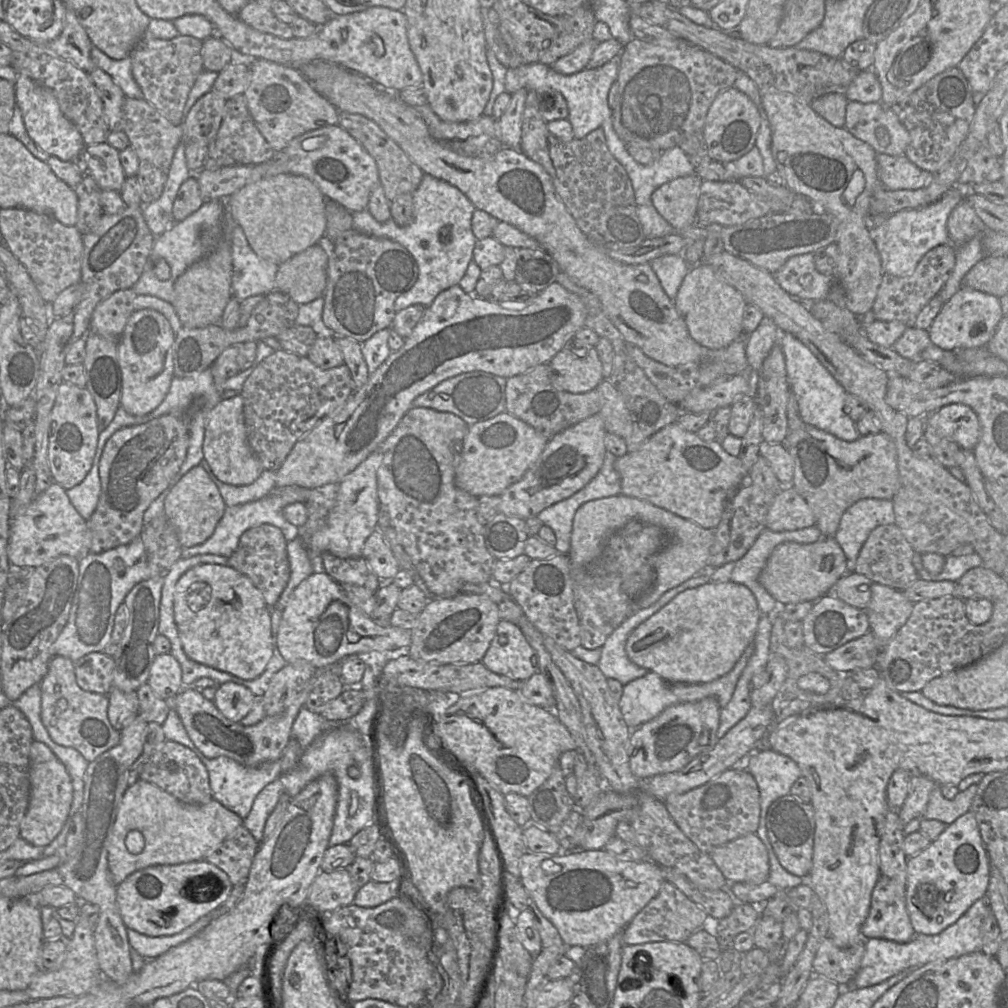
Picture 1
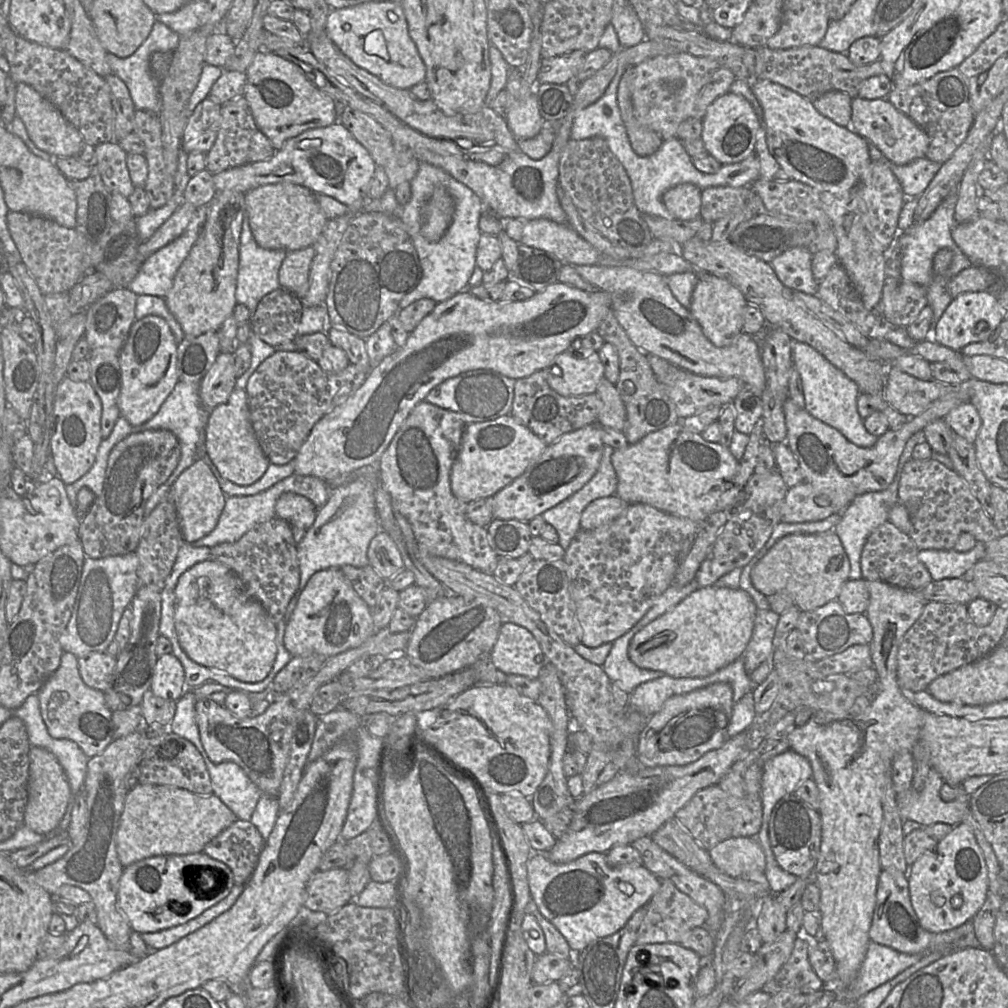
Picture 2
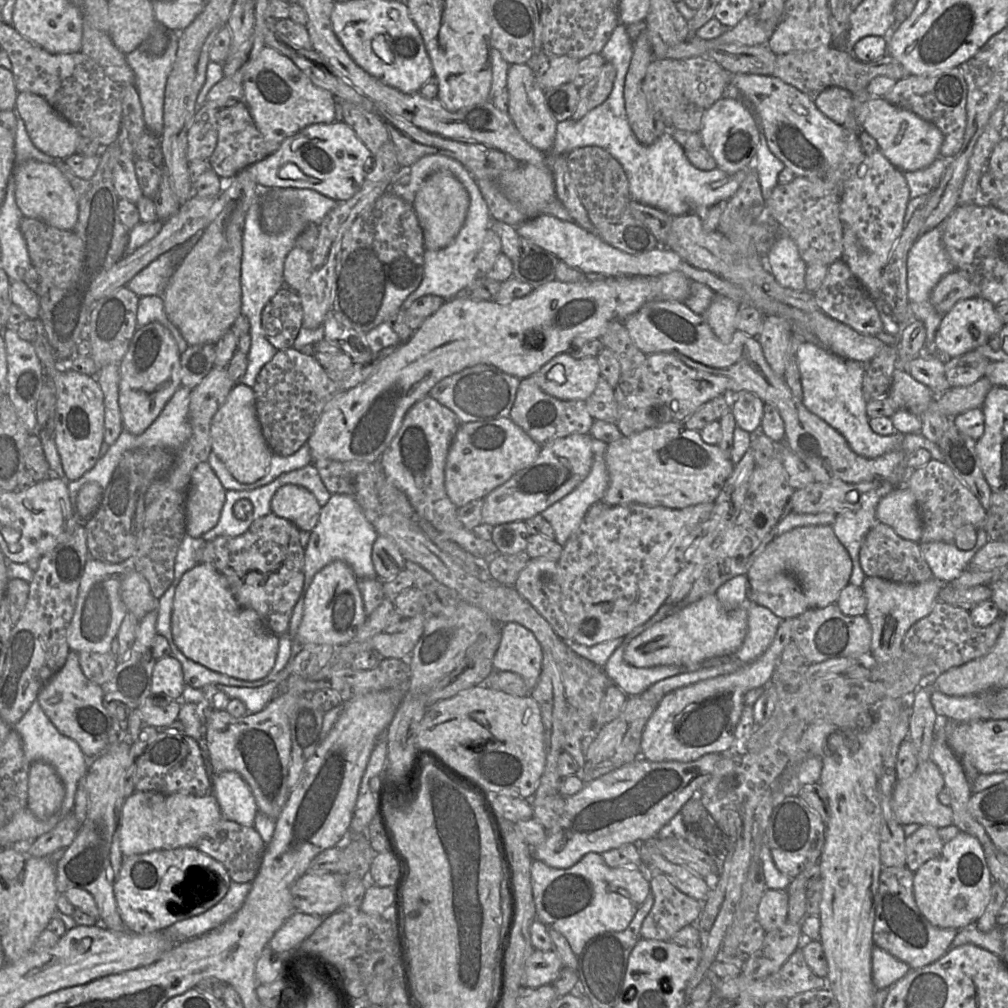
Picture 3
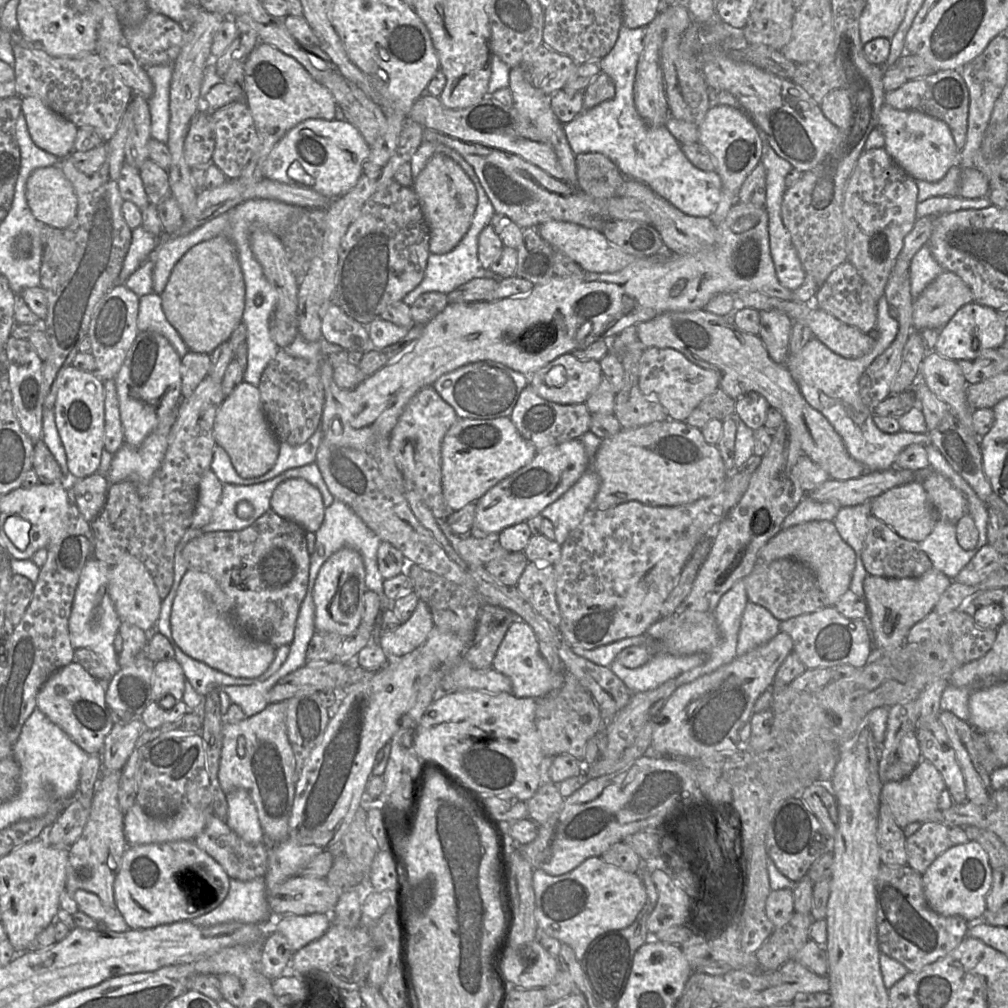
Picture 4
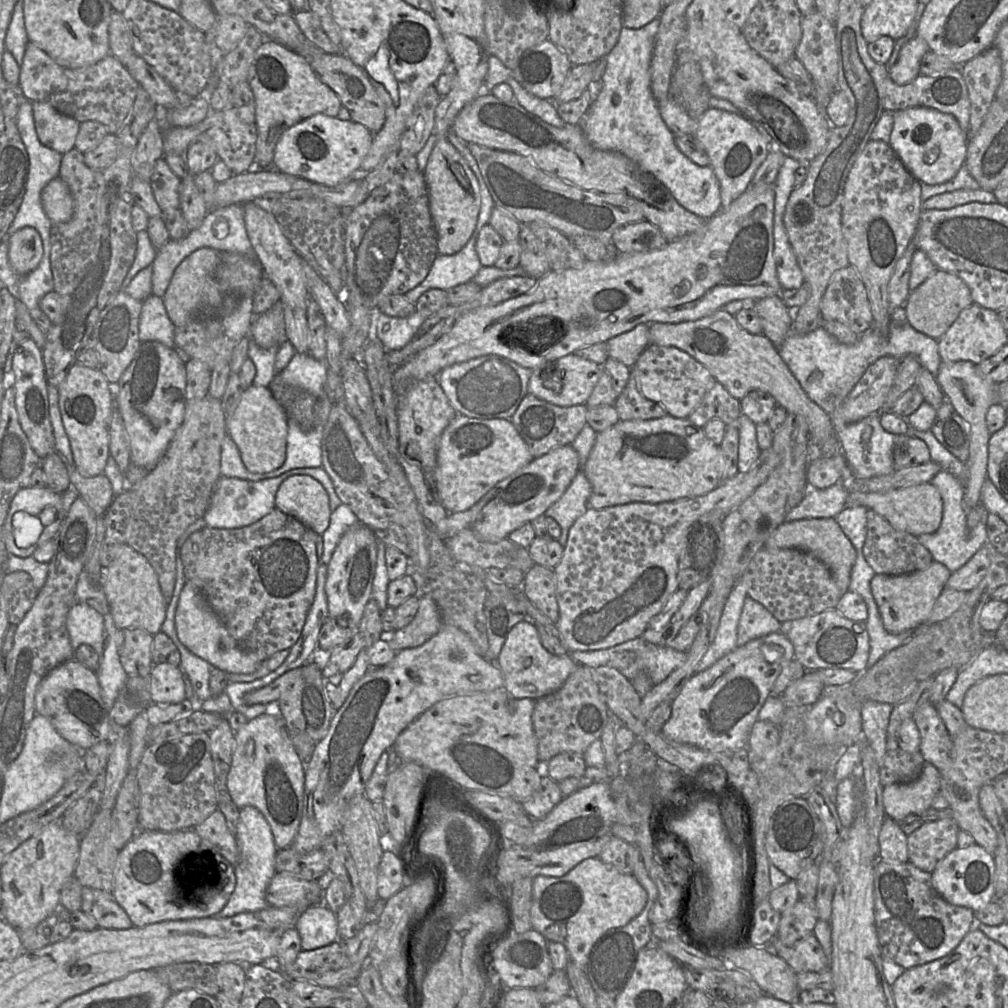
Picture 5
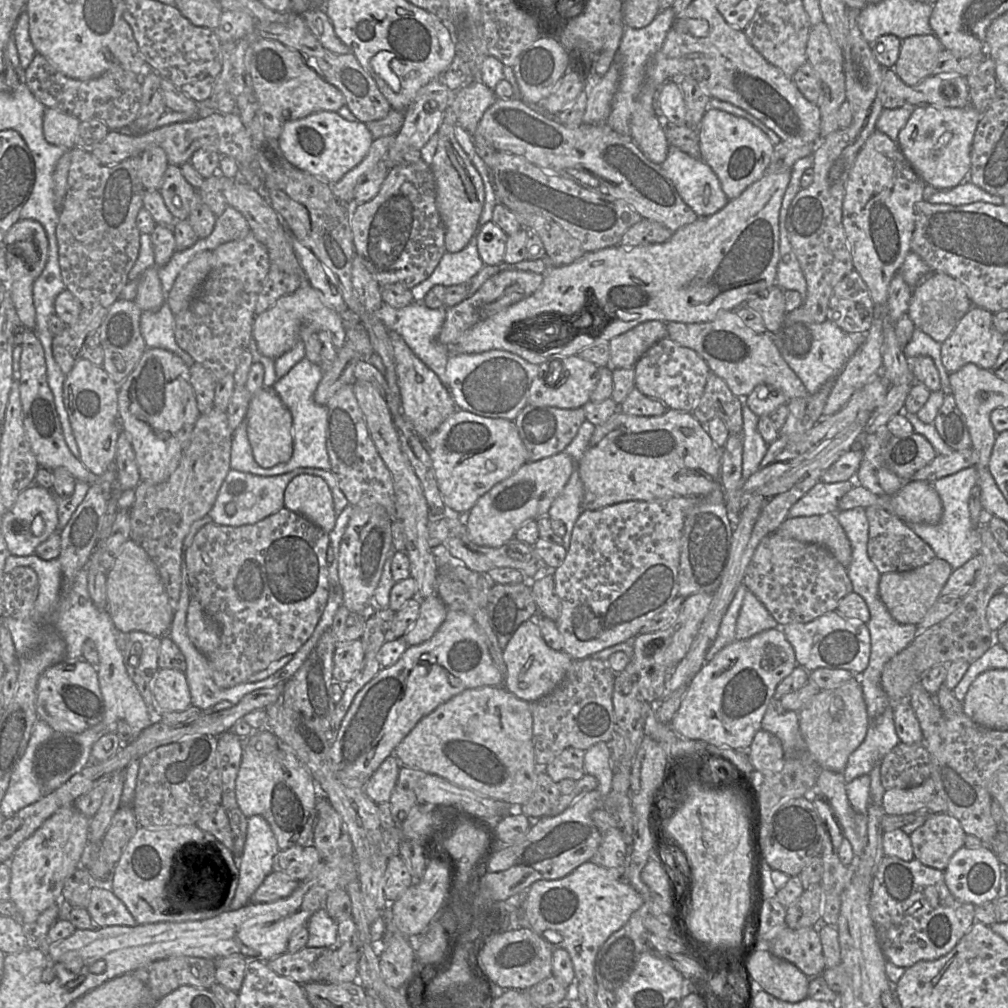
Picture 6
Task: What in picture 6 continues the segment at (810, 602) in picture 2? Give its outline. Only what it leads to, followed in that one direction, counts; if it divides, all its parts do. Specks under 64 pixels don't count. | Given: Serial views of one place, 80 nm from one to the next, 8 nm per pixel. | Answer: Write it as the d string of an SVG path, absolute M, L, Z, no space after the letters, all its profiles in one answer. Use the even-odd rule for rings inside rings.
M836 513L786 518L774 533L783 538L822 546L846 568L851 562L851 544Z

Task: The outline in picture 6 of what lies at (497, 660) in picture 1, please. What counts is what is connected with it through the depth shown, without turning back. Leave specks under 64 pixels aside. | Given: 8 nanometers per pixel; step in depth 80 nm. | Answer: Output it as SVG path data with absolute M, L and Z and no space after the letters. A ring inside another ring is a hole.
M535 617L524 621L503 650L507 667L505 688L517 698L533 703L551 693L563 680L574 660L563 650L550 648L541 635Z

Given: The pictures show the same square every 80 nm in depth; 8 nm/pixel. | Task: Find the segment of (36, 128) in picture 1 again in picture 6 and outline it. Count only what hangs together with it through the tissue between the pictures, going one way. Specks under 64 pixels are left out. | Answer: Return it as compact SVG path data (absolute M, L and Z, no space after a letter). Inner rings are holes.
M46 108L43 114L43 134L52 145L71 150L76 146L79 119L54 108Z

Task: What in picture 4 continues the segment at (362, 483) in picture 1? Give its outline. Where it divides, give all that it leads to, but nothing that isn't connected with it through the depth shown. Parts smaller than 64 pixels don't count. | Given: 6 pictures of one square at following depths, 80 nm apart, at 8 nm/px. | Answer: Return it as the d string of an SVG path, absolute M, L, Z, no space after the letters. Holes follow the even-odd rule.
M335 499L333 503L325 508L324 519L320 528L315 532L315 547L310 554L308 590L313 590L316 577L320 568L336 551L342 548L351 548L357 551L365 567L365 584L367 590L377 593L381 598L381 614L386 608L391 608L391 603L385 599L383 589L383 577L377 565L377 550L380 544L379 537L351 510L344 502Z

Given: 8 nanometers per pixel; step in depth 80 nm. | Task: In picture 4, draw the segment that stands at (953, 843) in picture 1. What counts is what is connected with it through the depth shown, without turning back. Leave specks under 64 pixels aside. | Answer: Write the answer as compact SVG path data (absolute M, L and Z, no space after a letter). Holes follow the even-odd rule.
M969 840L965 844L952 845L938 856L925 873L922 874L922 882L927 903L938 914L943 916L960 916L968 923L983 921L982 918L986 912L987 896L992 887L993 874L988 855L978 842Z

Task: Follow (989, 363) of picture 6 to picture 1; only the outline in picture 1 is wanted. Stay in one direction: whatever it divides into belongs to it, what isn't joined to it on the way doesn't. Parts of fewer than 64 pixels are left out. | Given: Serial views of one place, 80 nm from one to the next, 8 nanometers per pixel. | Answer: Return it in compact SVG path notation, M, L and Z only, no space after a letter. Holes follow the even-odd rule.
M961 287L942 307L929 328L932 342L948 351L984 348L1003 318L997 296L968 287Z

